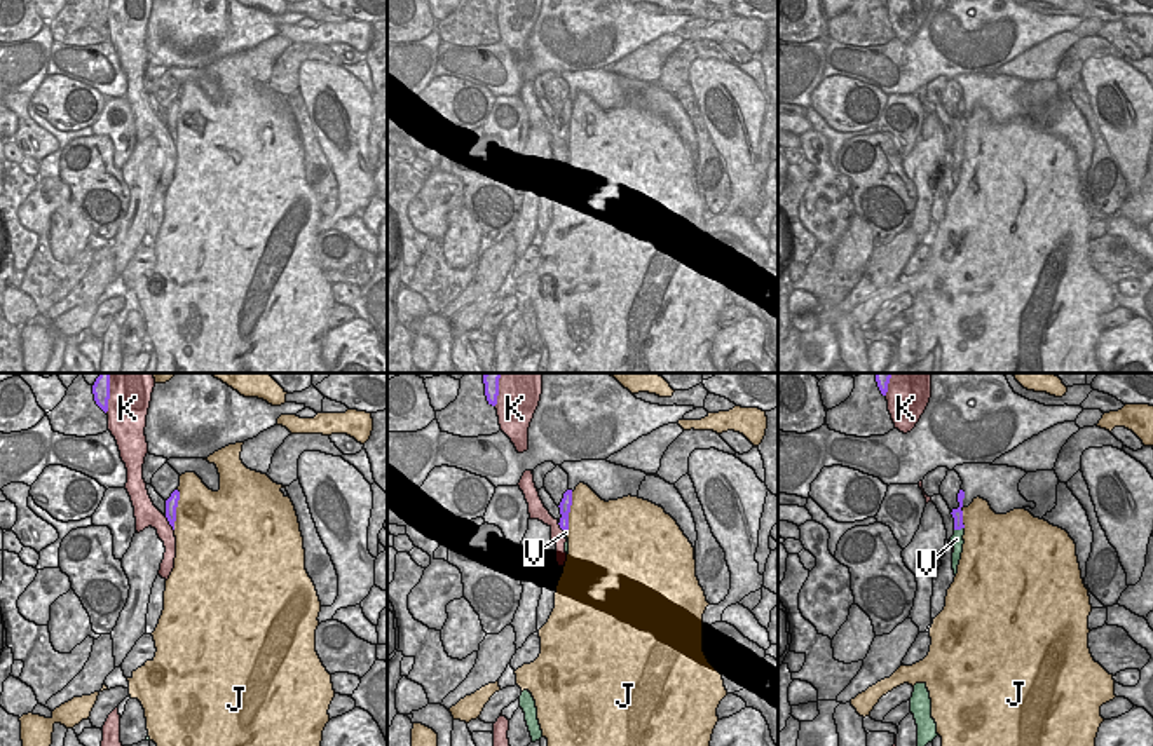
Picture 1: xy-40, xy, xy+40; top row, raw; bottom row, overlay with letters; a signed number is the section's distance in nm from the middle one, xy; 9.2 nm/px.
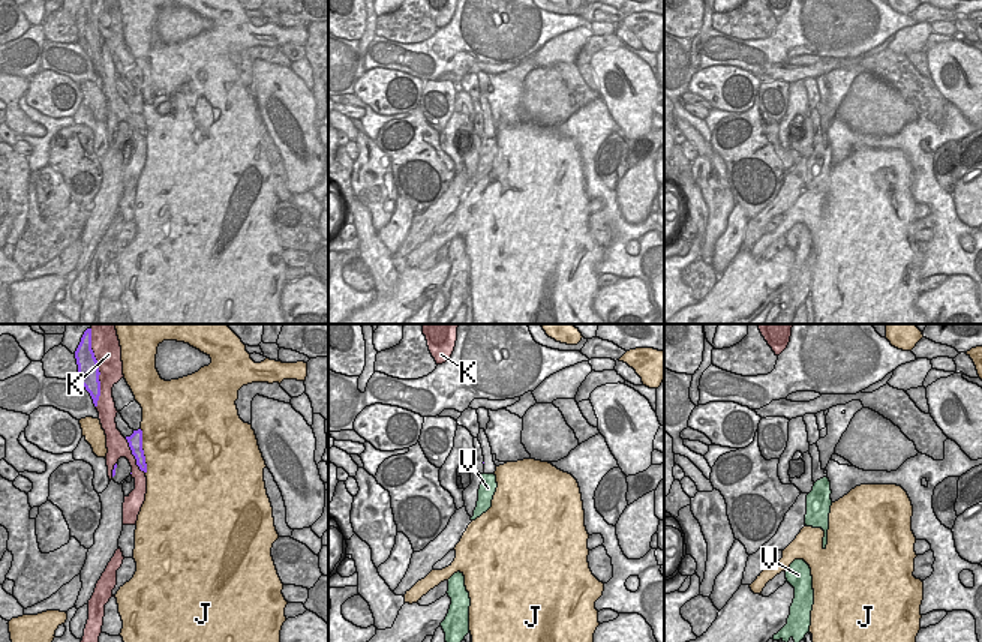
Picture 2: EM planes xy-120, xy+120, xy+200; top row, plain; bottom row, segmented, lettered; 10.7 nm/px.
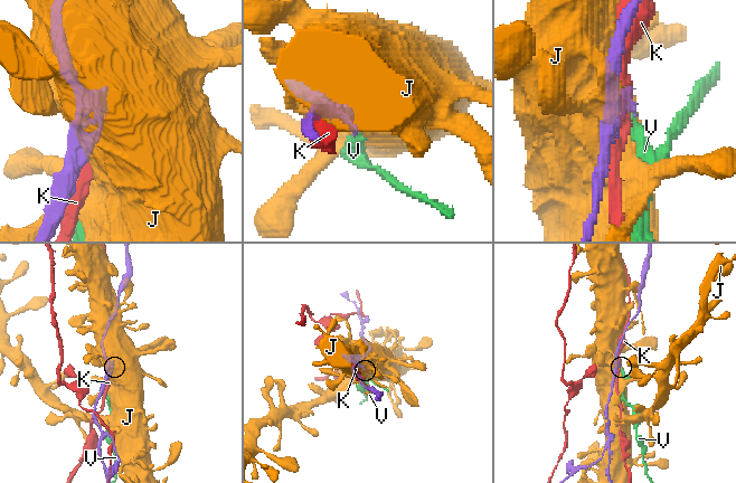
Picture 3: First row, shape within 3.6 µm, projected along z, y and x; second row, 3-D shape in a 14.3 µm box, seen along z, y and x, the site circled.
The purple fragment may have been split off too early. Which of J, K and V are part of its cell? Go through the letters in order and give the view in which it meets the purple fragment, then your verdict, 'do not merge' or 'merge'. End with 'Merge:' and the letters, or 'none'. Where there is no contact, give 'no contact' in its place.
J: xy-40 | do not merge
K: xy-40 | do not merge
V: xy+40 | do not merge
Merge: none

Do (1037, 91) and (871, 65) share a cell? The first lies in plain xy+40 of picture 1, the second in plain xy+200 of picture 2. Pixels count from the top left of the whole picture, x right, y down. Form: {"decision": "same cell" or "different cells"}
{"decision": "different cells"}

